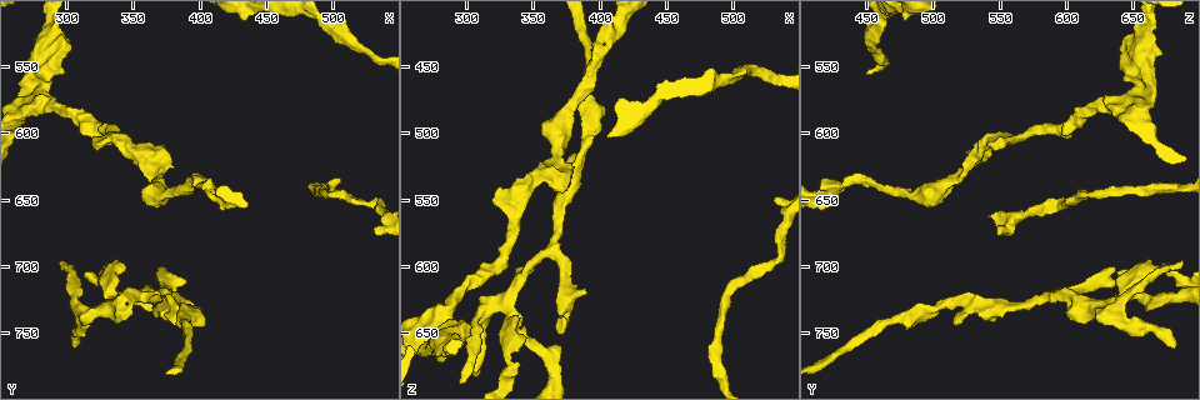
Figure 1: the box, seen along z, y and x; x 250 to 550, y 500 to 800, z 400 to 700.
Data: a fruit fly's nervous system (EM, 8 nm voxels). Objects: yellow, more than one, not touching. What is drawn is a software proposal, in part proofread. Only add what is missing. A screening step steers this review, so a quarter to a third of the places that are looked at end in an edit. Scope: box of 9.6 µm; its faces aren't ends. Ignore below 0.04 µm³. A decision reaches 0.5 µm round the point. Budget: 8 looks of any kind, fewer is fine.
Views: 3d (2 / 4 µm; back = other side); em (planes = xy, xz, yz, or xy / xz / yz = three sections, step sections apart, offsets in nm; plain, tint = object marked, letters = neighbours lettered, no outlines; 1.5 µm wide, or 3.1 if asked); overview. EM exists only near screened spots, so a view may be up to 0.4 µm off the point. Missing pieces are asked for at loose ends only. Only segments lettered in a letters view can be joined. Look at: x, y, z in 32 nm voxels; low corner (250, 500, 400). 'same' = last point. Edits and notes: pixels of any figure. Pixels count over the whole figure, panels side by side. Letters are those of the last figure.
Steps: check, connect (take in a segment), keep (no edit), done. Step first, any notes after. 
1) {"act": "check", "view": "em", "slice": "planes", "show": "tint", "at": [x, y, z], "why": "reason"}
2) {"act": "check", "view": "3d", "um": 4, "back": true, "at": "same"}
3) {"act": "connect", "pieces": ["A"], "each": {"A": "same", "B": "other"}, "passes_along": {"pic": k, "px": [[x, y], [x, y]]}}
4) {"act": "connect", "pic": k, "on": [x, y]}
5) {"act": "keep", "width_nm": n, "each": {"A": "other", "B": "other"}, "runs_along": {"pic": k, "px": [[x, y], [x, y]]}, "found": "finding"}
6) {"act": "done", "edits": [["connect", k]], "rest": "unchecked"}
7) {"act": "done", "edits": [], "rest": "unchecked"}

{"act": "check", "view": "3d", "um": 2, "at": [304, 760, 680], "why": "free end"}

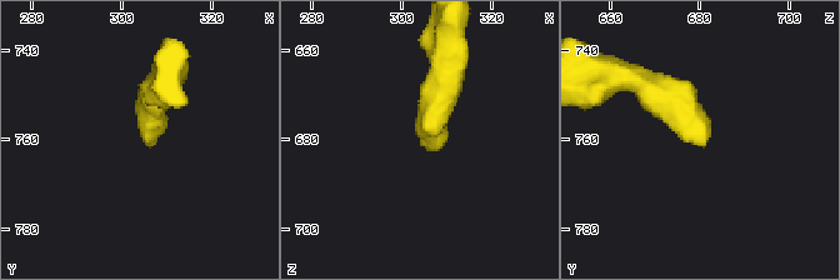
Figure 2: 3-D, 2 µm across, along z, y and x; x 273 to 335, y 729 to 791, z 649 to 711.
{"act": "check", "view": "em", "slice": "xz", "step": 8, "show": "plain", "at": [305, 760, 681]}

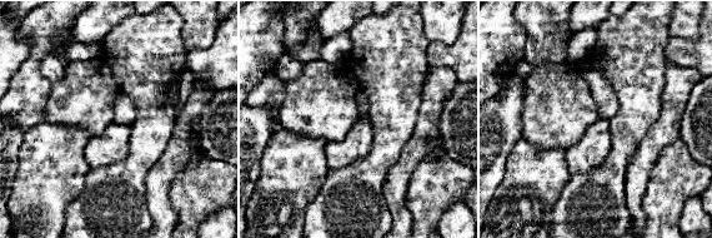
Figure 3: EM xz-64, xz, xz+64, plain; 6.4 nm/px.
{"act": "check", "view": "em", "slice": "xz", "step": 8, "show": "letters", "at": "same", "why": "see the neighbours"}

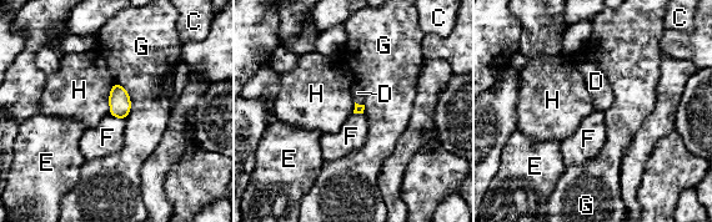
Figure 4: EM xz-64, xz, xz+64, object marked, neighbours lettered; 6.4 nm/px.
{"act": "keep", "each": {"C": "other", "D": "other", "E": "other", "F": "other", "G": "other", "H": "other"}, "border": {"pic": 4, "px": [[115, 82], [110, 90], [109, 112]]}, "found": "no lettered segment goes on from it"}

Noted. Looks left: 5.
{"act": "check", "view": "em", "slice": "planes", "show": "letters", "at": [298, 530, 644], "why": "thick end"}

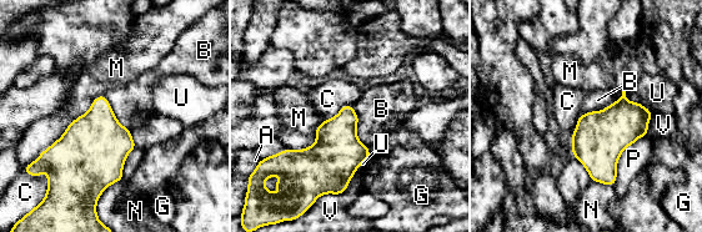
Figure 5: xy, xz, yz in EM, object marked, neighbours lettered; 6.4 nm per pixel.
{"act": "keep", "each": {"A": "other", "B": "other", "C": "other", "G": "other", "M": "other", "N": "other", "P": "other", "U": "other", "V": "other"}, "border": {"pic": 5, "px": [[622, 85], [618, 99], [580, 116]]}, "found": "no lettered segment goes on from it"}

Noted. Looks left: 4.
{"act": "check", "view": "em", "slice": "yz", "step": 4, "show": "tint", "at": [532, 676, 550], "why": "branch stops here"}

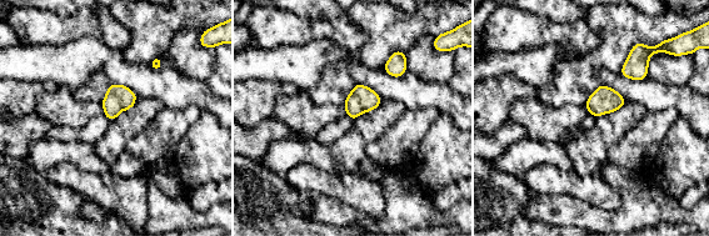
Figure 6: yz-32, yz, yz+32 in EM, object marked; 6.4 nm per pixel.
{"act": "check", "view": "em", "slice": "planes", "show": "letters", "at": "same", "why": "cut it another way"}

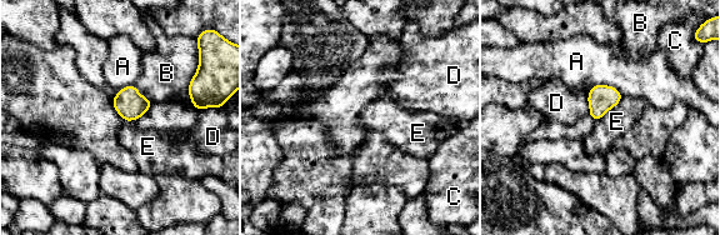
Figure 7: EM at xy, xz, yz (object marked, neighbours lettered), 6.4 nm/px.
{"act": "keep", "width_nm": 180, "longest_contact_nm": ["E", 240], "each": {"A": "other", "B": "other", "C": "other", "D": "other", "E": "other"}, "found": "none of them fits"}

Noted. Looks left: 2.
{"act": "done", "edits": [], "rest": "unchecked"}

